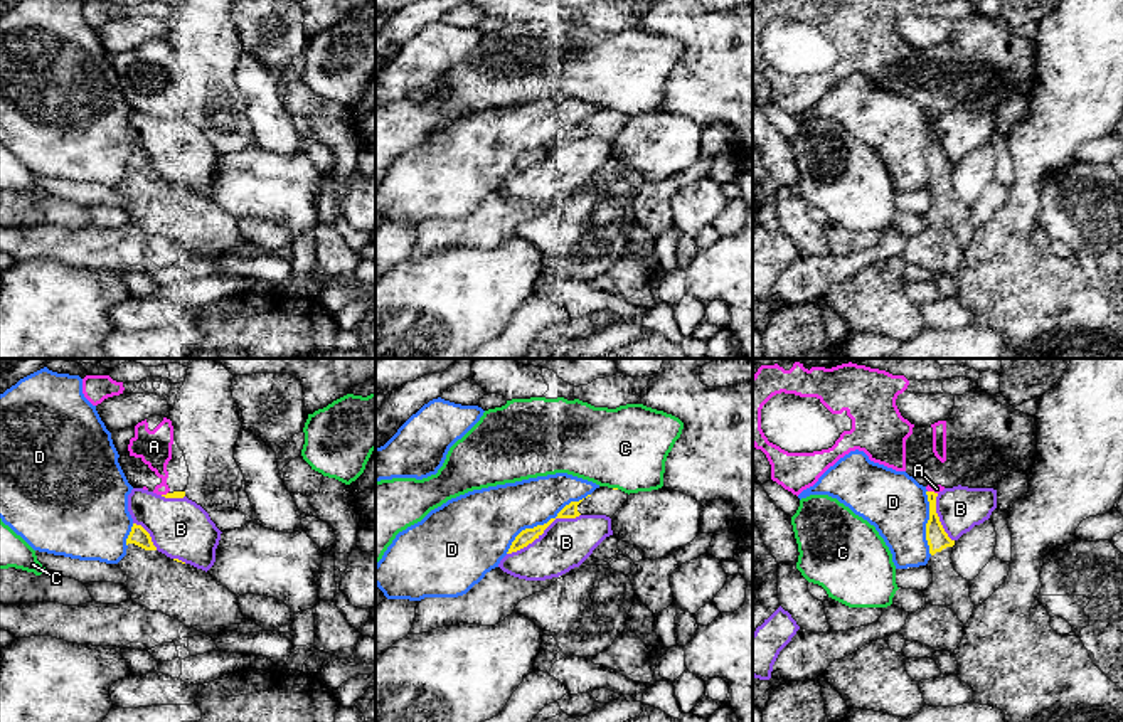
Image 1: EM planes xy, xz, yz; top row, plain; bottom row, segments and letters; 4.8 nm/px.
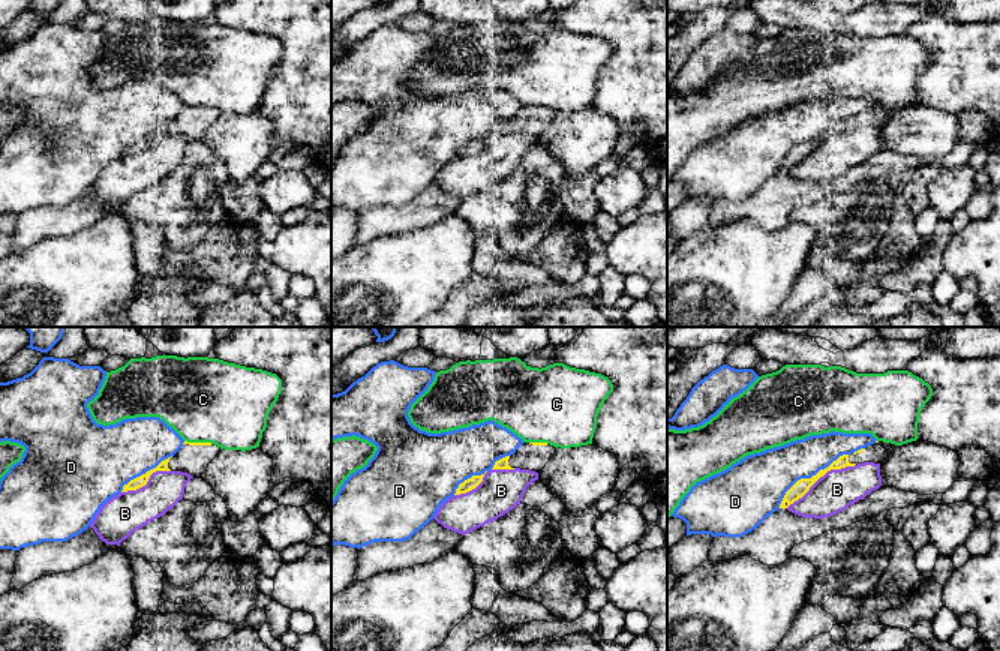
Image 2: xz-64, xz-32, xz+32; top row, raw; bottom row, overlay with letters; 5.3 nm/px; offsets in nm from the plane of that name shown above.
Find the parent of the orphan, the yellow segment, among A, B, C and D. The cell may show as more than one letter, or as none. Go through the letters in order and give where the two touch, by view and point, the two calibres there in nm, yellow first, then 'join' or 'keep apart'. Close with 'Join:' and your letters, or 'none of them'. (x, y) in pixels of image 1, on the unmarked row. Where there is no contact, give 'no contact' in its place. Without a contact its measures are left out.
A: yz (933, 115) | 100/50 nm | keep apart
B: xz (542, 155) | 70/240 nm | keep apart
C: xz (617, 111) | 20/400 nm | keep apart
D: xz (544, 147) | 70/280 nm | keep apart
Join: none of them

